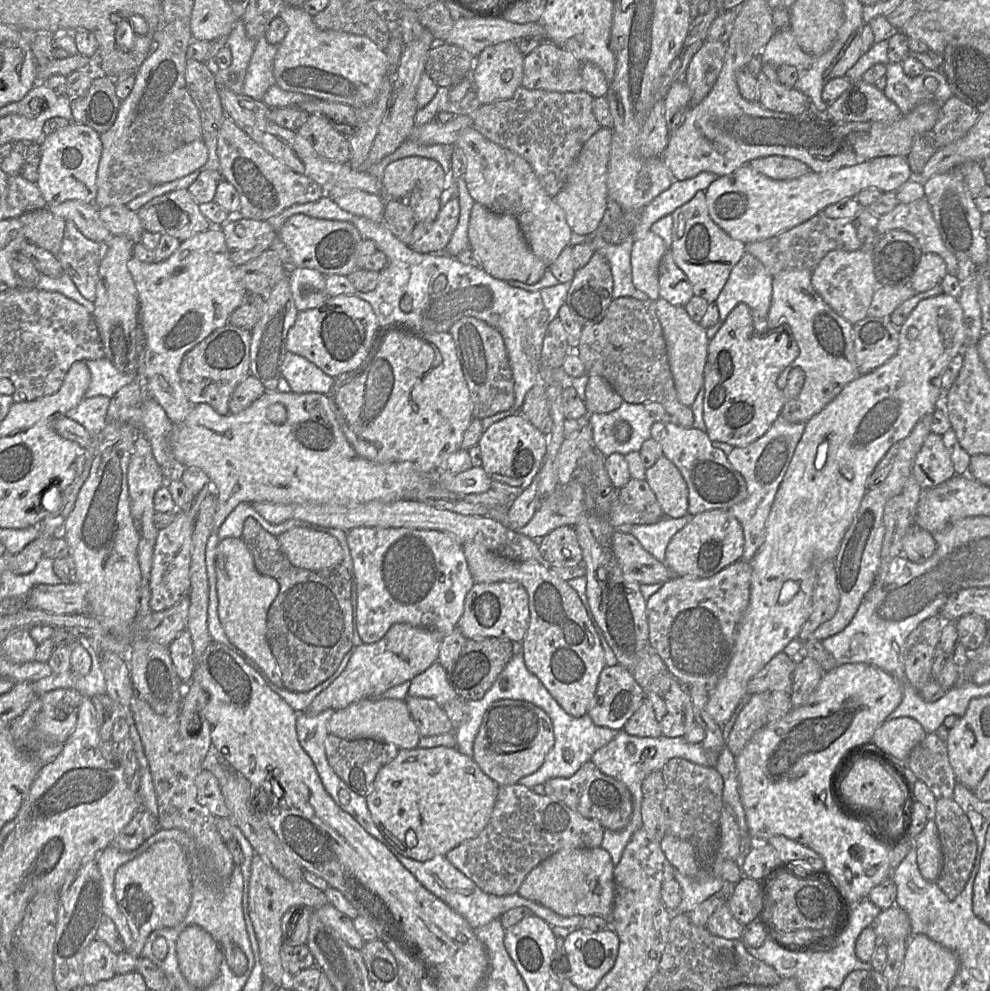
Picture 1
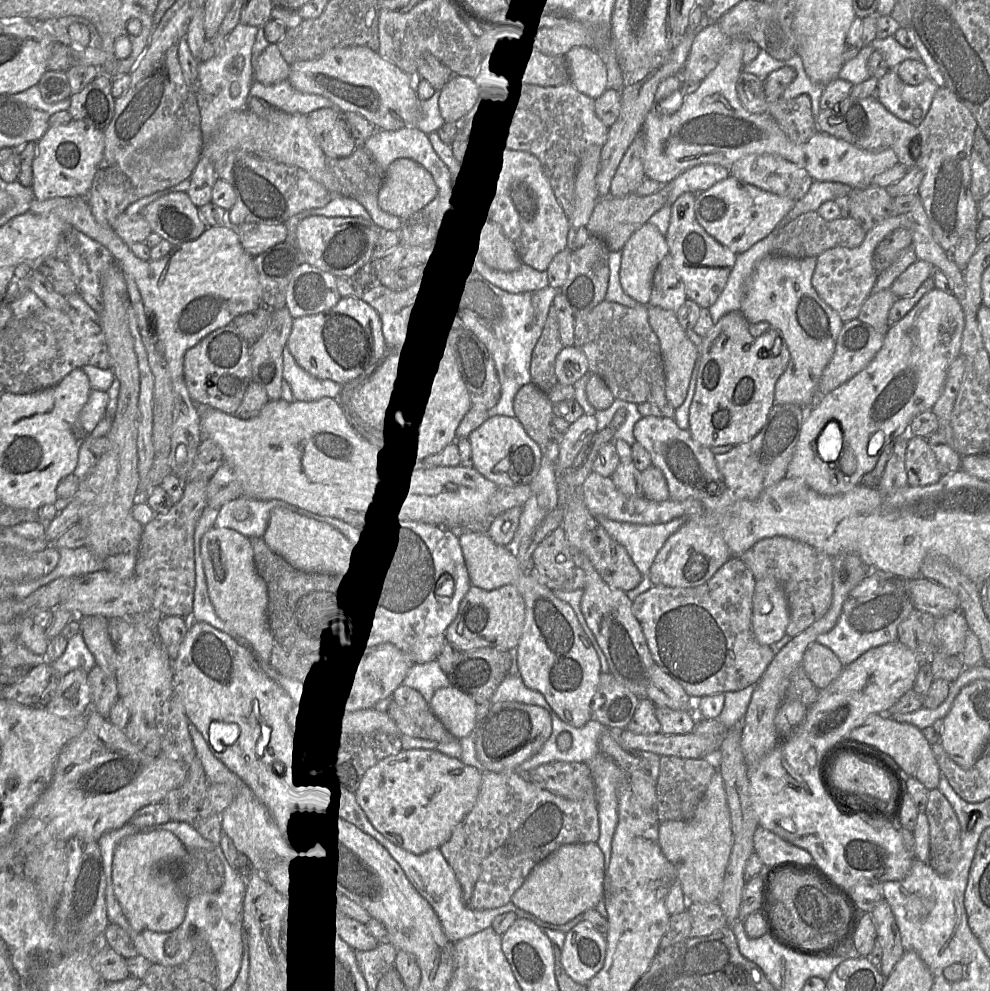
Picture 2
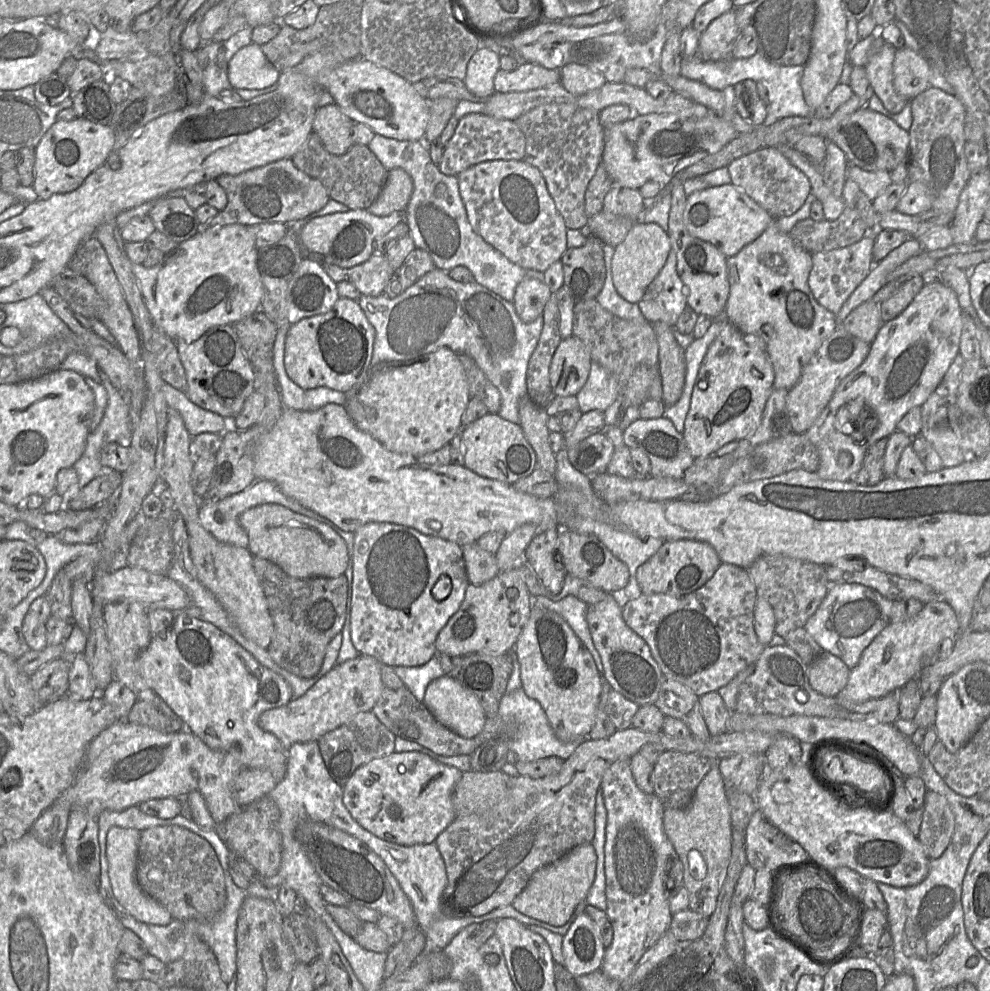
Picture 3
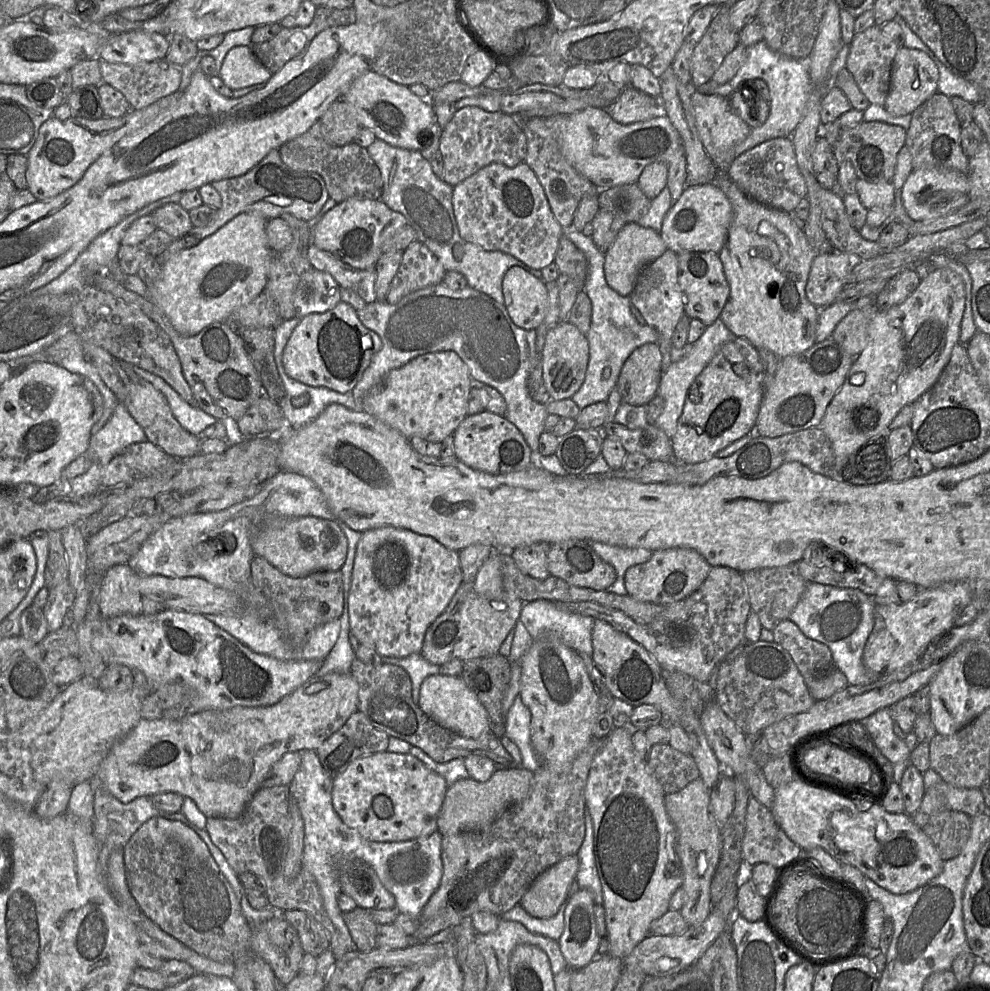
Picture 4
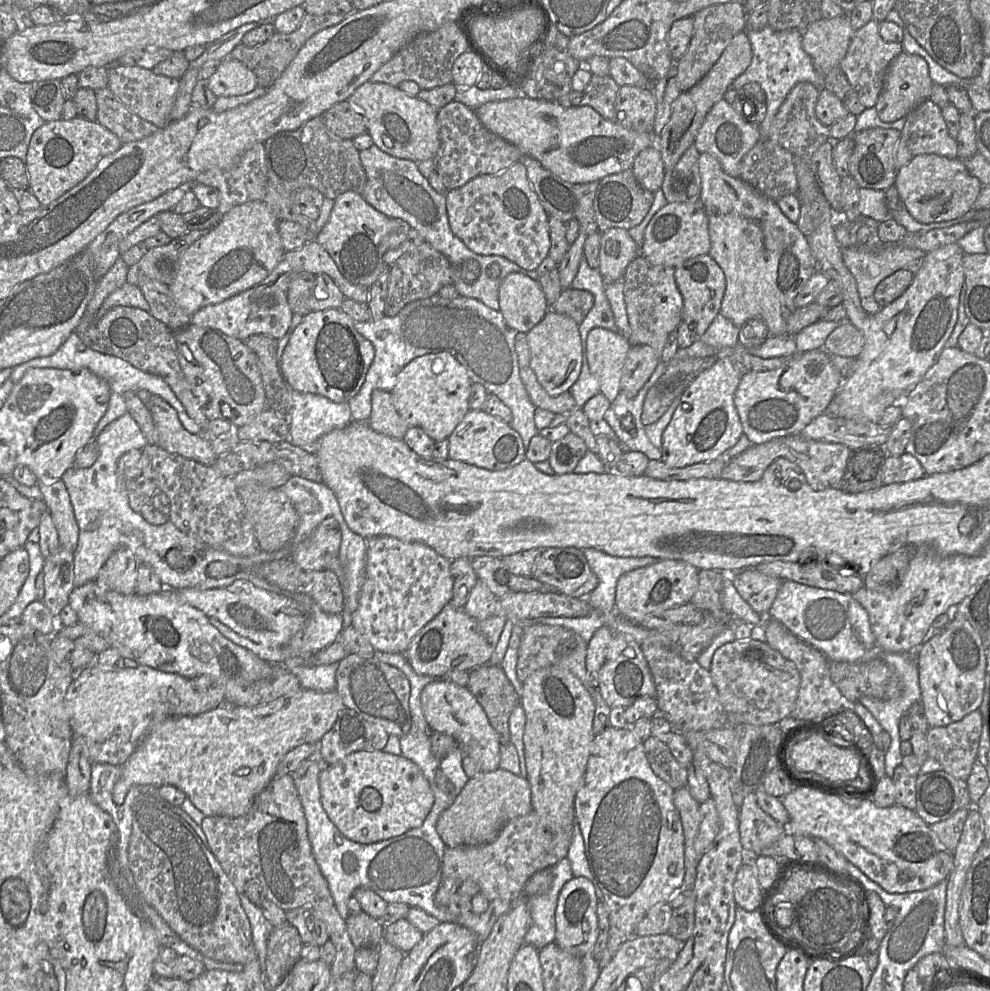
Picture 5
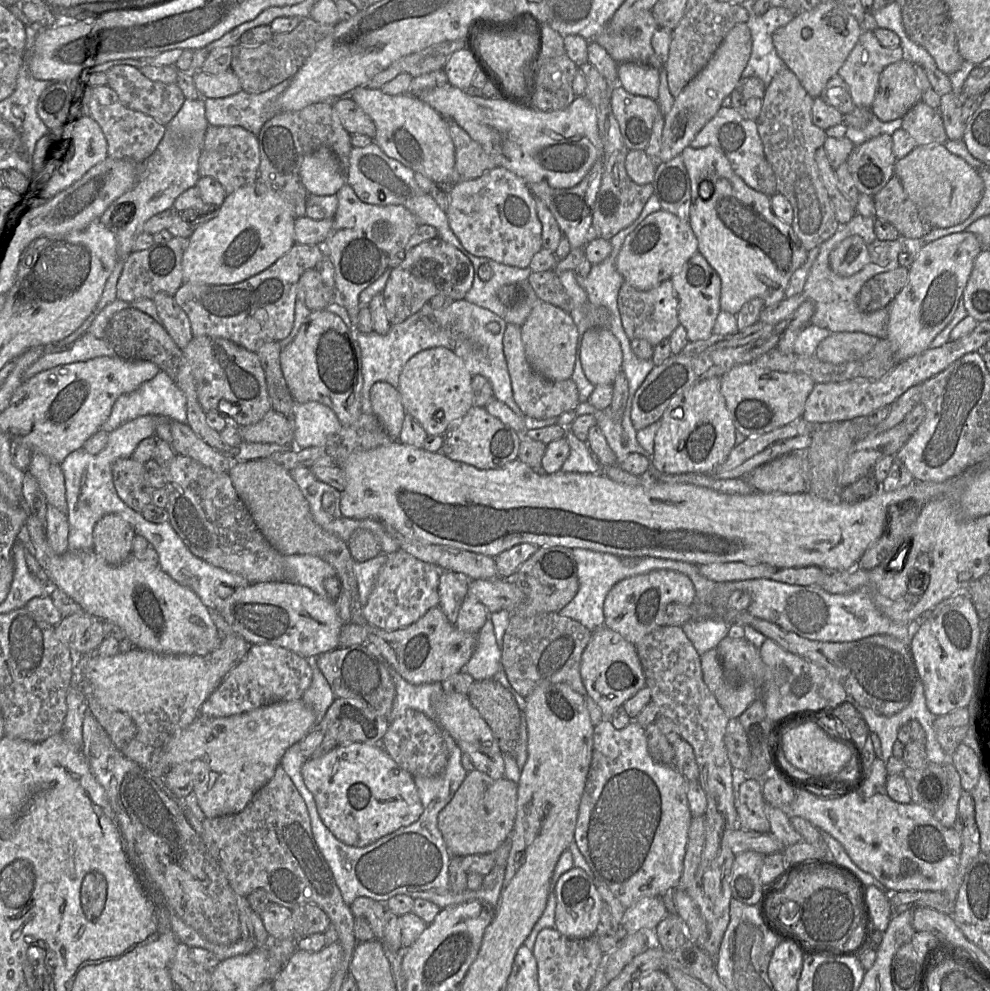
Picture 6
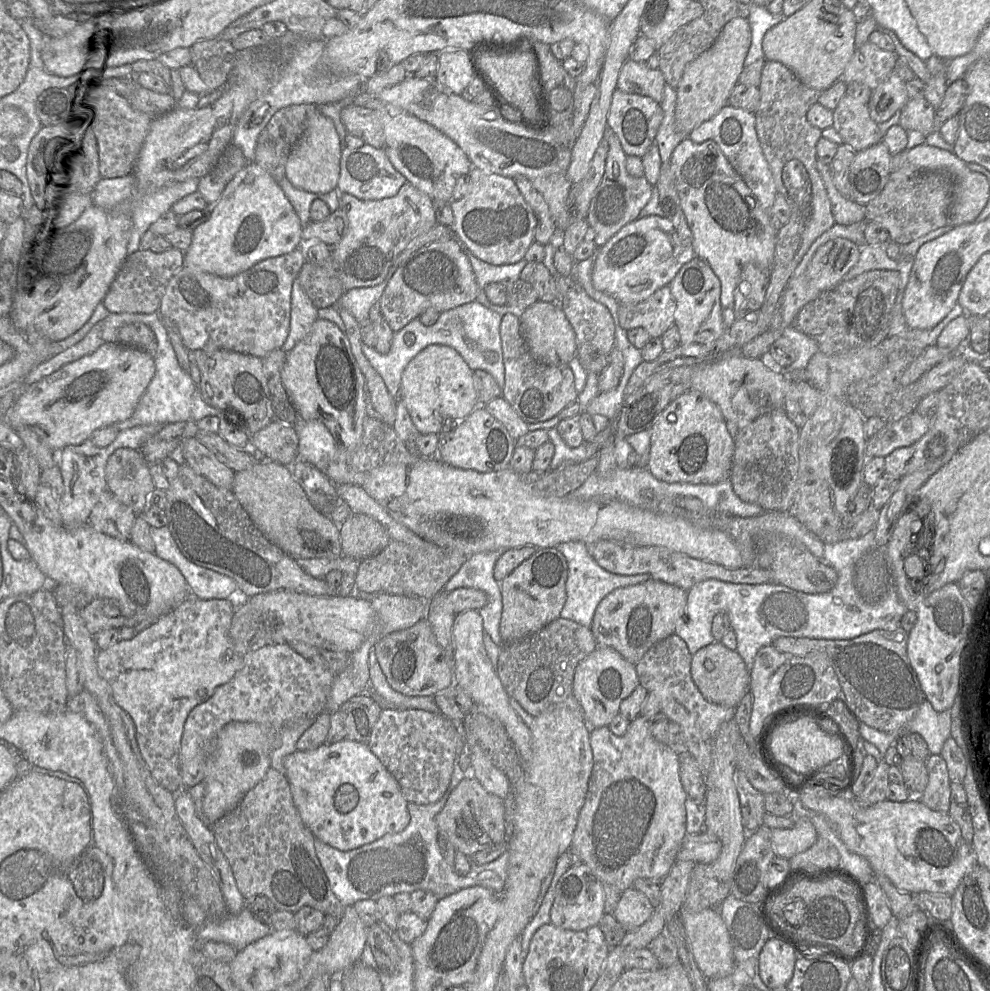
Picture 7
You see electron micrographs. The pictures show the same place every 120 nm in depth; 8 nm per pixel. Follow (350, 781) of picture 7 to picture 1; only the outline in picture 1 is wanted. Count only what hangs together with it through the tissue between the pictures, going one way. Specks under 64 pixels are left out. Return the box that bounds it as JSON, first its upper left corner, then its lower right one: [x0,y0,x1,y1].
[365,746,499,862]

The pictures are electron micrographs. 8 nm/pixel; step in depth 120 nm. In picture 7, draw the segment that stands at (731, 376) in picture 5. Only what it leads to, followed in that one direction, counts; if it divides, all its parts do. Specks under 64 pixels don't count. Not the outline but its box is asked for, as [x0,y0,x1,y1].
[648,390,734,484]

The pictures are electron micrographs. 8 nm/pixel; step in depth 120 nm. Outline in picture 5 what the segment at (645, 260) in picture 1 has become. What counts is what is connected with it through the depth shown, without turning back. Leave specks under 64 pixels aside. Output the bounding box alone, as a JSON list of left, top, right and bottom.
[599,228,640,283]

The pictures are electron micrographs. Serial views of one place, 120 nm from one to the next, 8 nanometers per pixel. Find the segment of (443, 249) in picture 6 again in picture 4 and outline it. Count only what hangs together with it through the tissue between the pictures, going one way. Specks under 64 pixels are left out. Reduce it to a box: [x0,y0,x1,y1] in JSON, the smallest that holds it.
[385,241,446,305]

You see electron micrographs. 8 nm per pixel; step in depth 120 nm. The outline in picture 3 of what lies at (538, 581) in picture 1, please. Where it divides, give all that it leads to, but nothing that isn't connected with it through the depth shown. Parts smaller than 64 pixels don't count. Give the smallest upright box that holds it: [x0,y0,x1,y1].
[462,542,602,742]

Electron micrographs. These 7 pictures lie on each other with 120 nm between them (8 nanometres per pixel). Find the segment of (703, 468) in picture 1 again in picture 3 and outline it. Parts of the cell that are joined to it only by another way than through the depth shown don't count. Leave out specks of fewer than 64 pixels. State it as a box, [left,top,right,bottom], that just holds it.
[623,416,694,479]

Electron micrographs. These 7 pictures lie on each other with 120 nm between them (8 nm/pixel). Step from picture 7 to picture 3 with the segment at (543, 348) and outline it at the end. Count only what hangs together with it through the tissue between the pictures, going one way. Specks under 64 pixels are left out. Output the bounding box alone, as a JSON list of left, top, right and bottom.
[550,336,591,396]

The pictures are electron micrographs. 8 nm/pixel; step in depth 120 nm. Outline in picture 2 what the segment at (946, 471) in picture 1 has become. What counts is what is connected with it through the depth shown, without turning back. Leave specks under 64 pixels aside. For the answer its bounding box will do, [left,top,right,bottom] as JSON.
[905,436,943,487]

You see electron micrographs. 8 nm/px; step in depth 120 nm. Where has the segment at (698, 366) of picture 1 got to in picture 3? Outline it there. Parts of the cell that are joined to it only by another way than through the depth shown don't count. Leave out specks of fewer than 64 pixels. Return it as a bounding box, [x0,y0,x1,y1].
[652,322,686,406]

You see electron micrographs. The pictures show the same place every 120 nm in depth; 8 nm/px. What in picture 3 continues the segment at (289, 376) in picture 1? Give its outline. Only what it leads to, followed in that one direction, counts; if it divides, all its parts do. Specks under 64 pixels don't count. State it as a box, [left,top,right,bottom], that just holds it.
[273,322,346,412]

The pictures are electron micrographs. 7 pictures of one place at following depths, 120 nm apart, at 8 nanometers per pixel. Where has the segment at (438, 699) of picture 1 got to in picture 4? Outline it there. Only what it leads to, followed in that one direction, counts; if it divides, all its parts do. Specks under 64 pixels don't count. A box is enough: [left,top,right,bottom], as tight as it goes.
[382,654,442,704]

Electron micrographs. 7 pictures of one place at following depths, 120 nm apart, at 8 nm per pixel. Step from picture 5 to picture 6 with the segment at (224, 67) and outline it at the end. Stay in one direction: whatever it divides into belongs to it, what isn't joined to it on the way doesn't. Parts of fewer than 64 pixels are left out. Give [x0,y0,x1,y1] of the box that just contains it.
[194,69,242,99]

